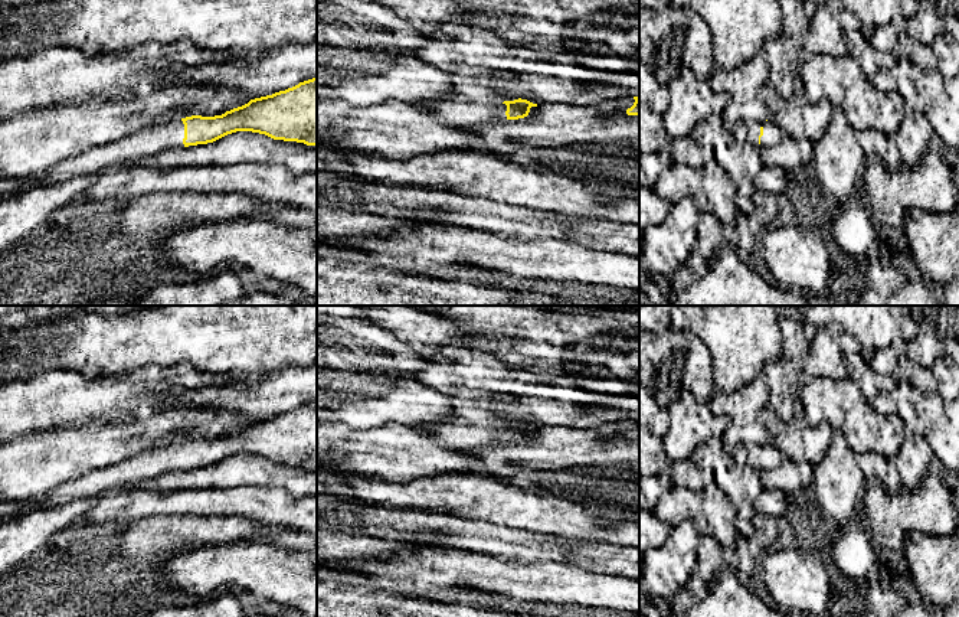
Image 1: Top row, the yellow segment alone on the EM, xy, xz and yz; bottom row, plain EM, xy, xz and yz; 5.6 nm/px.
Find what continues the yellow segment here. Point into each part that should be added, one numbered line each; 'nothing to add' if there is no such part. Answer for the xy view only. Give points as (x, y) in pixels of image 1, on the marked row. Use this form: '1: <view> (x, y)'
1: xy (150, 140)

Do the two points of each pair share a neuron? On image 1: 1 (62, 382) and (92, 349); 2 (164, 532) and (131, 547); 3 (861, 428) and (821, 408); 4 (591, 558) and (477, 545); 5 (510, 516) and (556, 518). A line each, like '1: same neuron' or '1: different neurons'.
1: different neurons
2: same neuron
3: same neuron
4: same neuron
5: same neuron

